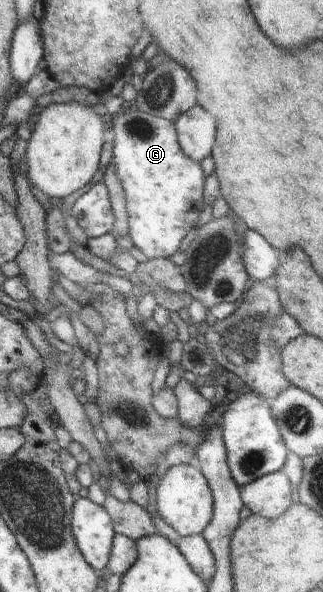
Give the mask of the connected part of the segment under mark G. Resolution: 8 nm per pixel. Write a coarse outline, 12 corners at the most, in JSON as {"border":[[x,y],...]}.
{"border":[[114,116],[128,232],[169,259],[203,208],[203,172],[176,125]]}

